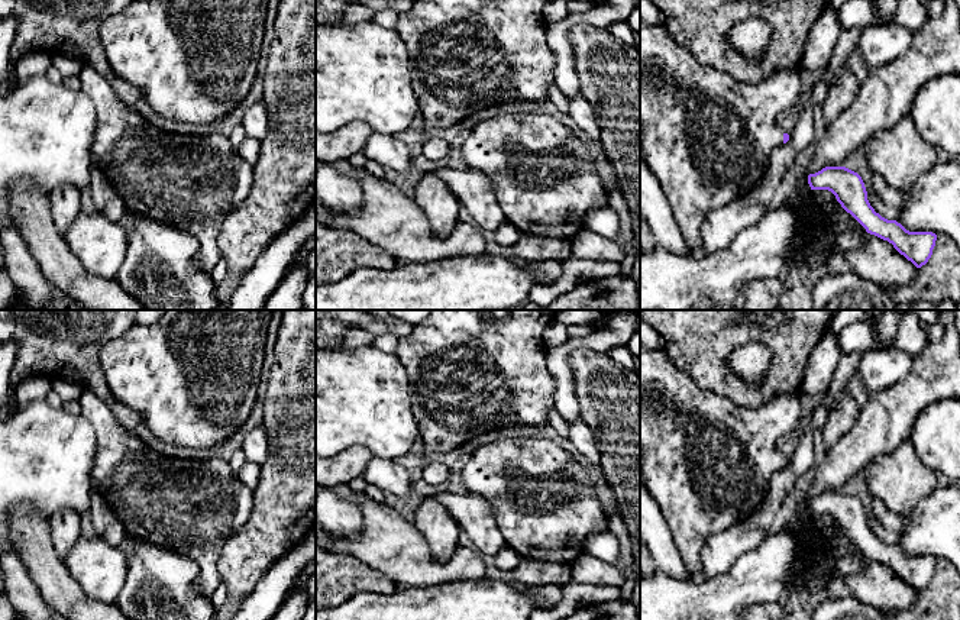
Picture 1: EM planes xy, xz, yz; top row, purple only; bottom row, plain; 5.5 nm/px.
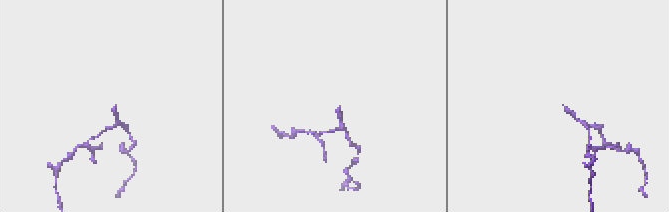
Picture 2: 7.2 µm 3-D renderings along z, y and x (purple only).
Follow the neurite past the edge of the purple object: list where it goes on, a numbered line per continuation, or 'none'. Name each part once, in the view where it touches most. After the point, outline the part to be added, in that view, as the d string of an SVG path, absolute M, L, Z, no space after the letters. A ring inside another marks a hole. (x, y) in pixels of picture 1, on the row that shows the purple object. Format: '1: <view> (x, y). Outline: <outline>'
1: yz (707, 136). Outline: M640 17L640 156L660 184L672 211L678 217L682 235L694 255L704 255L702 226L708 213L711 210L725 207L736 198L747 194L765 175L770 152L783 143L785 132L776 122L776 117L780 112L788 112L793 107L798 107L804 97L805 94L801 87L799 71L778 71L767 80L757 84L738 81L727 72L714 70L699 62L686 48L678 45L668 35L663 25L649 25Z

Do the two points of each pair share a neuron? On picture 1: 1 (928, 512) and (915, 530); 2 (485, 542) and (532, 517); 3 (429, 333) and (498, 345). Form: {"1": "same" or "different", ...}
{"1": "same", "2": "different", "3": "same"}

